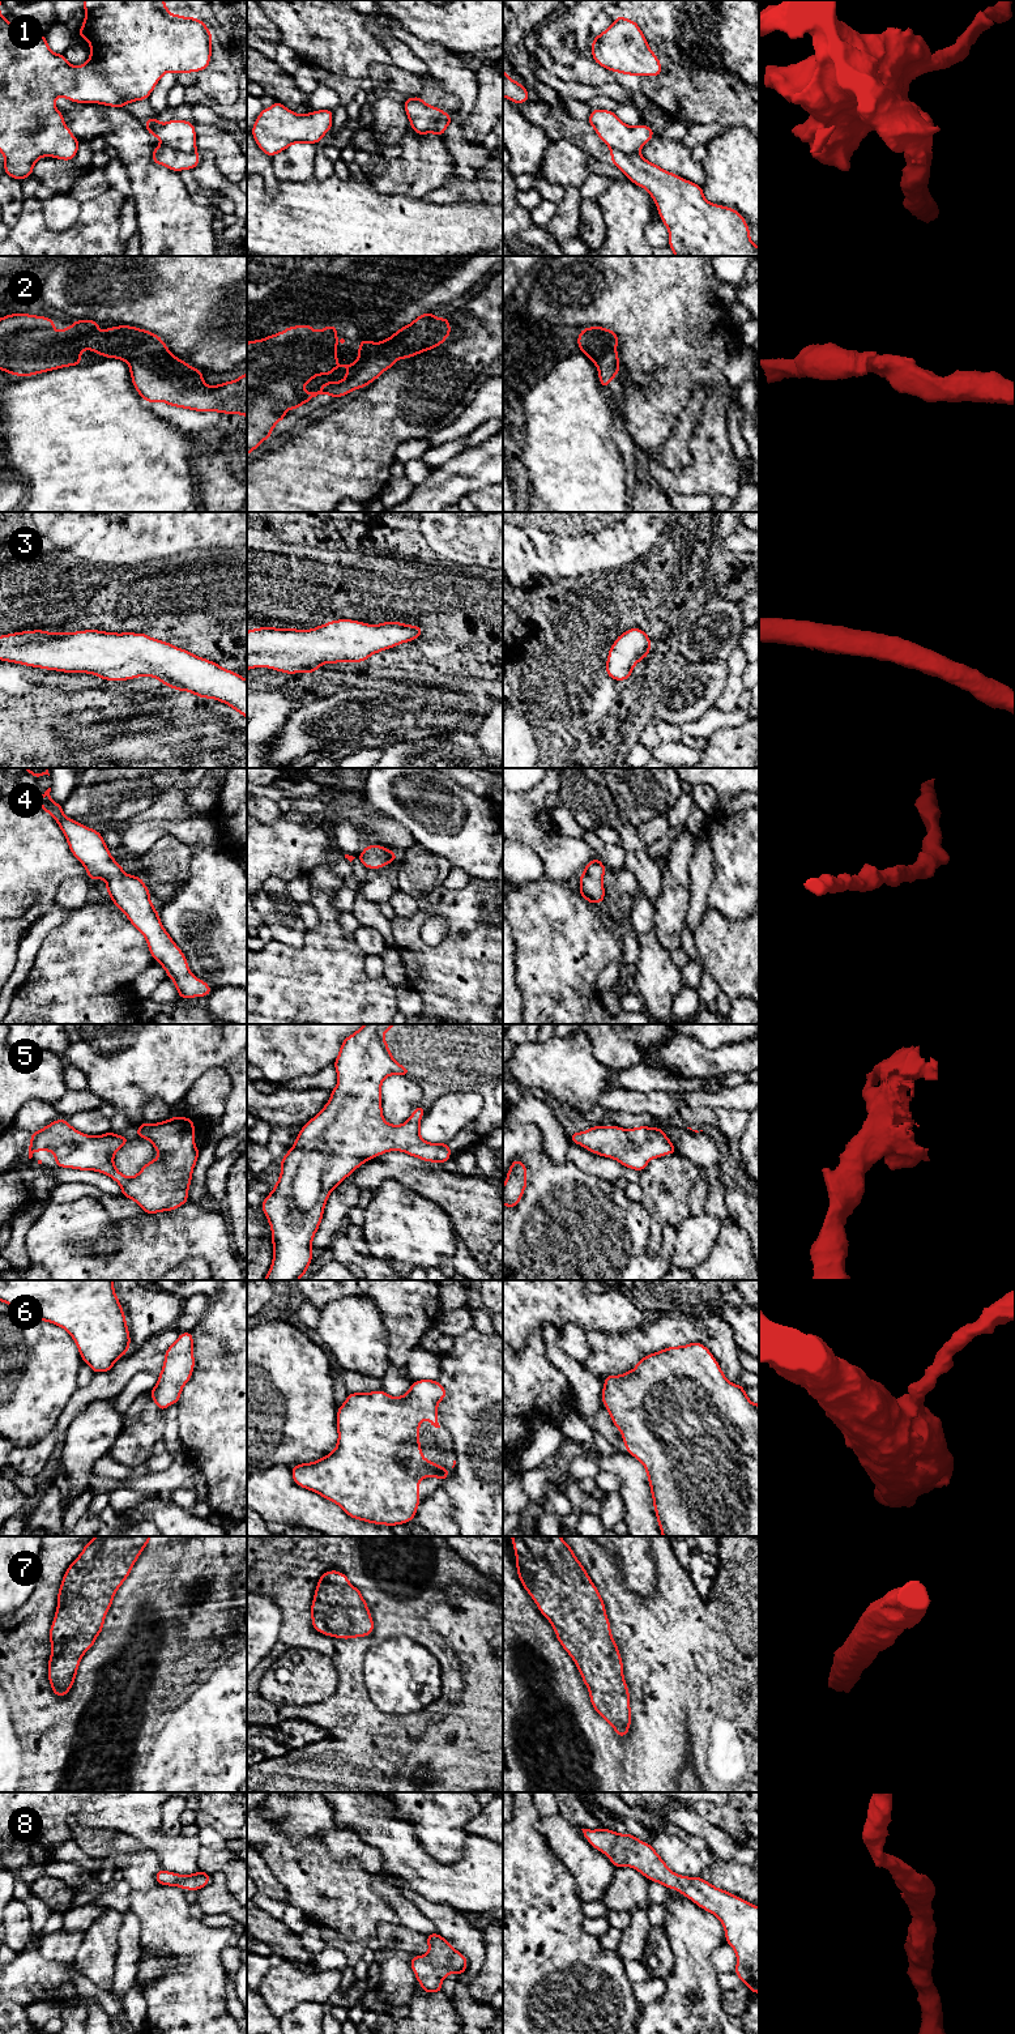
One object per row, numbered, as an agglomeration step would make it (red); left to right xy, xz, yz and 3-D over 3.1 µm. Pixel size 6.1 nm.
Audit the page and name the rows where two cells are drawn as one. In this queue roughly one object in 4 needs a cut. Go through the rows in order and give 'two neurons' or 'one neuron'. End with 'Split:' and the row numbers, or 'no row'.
1: two neurons
2: one neuron
3: one neuron
4: one neuron
5: one neuron
6: one neuron
7: one neuron
8: one neuron
Split: 1

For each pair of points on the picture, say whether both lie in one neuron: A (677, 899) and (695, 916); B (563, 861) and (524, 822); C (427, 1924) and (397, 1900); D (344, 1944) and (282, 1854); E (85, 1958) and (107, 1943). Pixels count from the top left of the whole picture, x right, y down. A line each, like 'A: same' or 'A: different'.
A: different
B: same
C: same
D: different
E: same

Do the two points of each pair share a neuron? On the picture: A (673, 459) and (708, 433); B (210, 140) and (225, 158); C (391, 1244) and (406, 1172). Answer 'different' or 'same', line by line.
A: different
B: same
C: different

